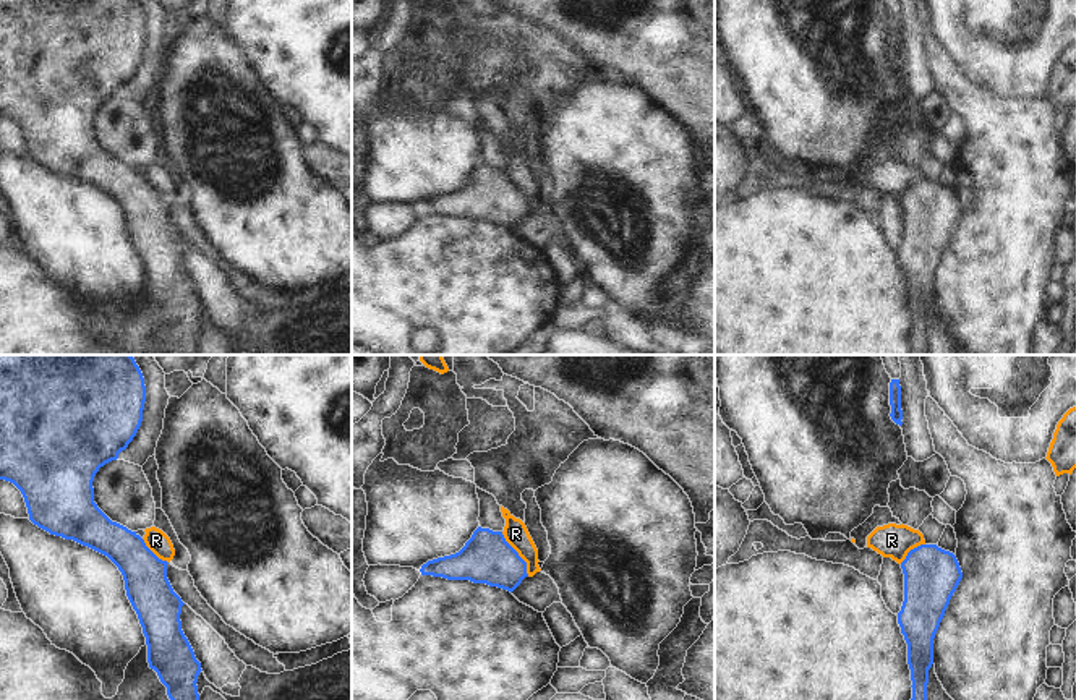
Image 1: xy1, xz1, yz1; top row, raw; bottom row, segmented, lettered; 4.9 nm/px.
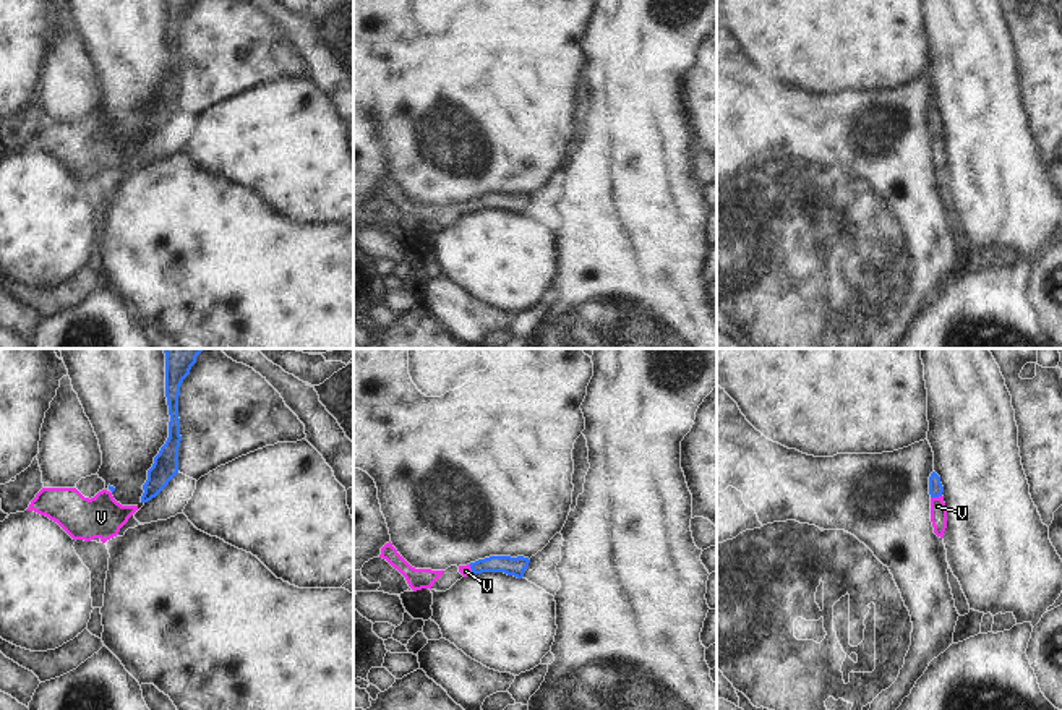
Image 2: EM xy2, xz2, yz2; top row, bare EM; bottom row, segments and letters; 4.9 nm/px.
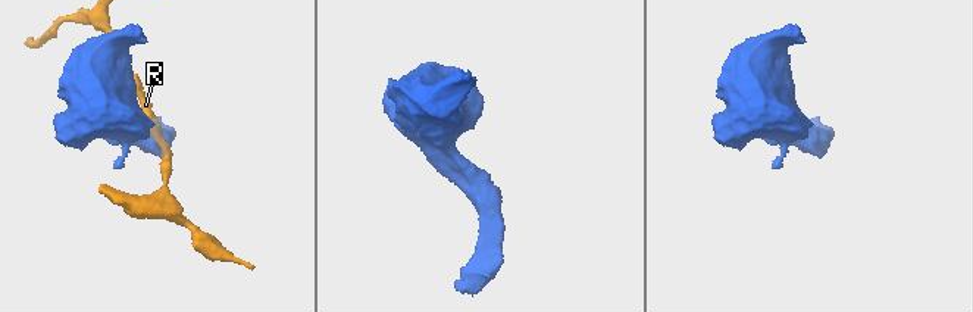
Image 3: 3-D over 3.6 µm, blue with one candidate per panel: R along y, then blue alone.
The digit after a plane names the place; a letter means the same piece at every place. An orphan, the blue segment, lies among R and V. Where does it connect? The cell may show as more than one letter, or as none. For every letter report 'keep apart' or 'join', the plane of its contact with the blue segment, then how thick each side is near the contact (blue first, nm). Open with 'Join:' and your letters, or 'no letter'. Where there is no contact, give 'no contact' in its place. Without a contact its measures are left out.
Join: V
R: keep apart | xz1 | 260/120 nm
V: join | yz2 | 70/80 nm

